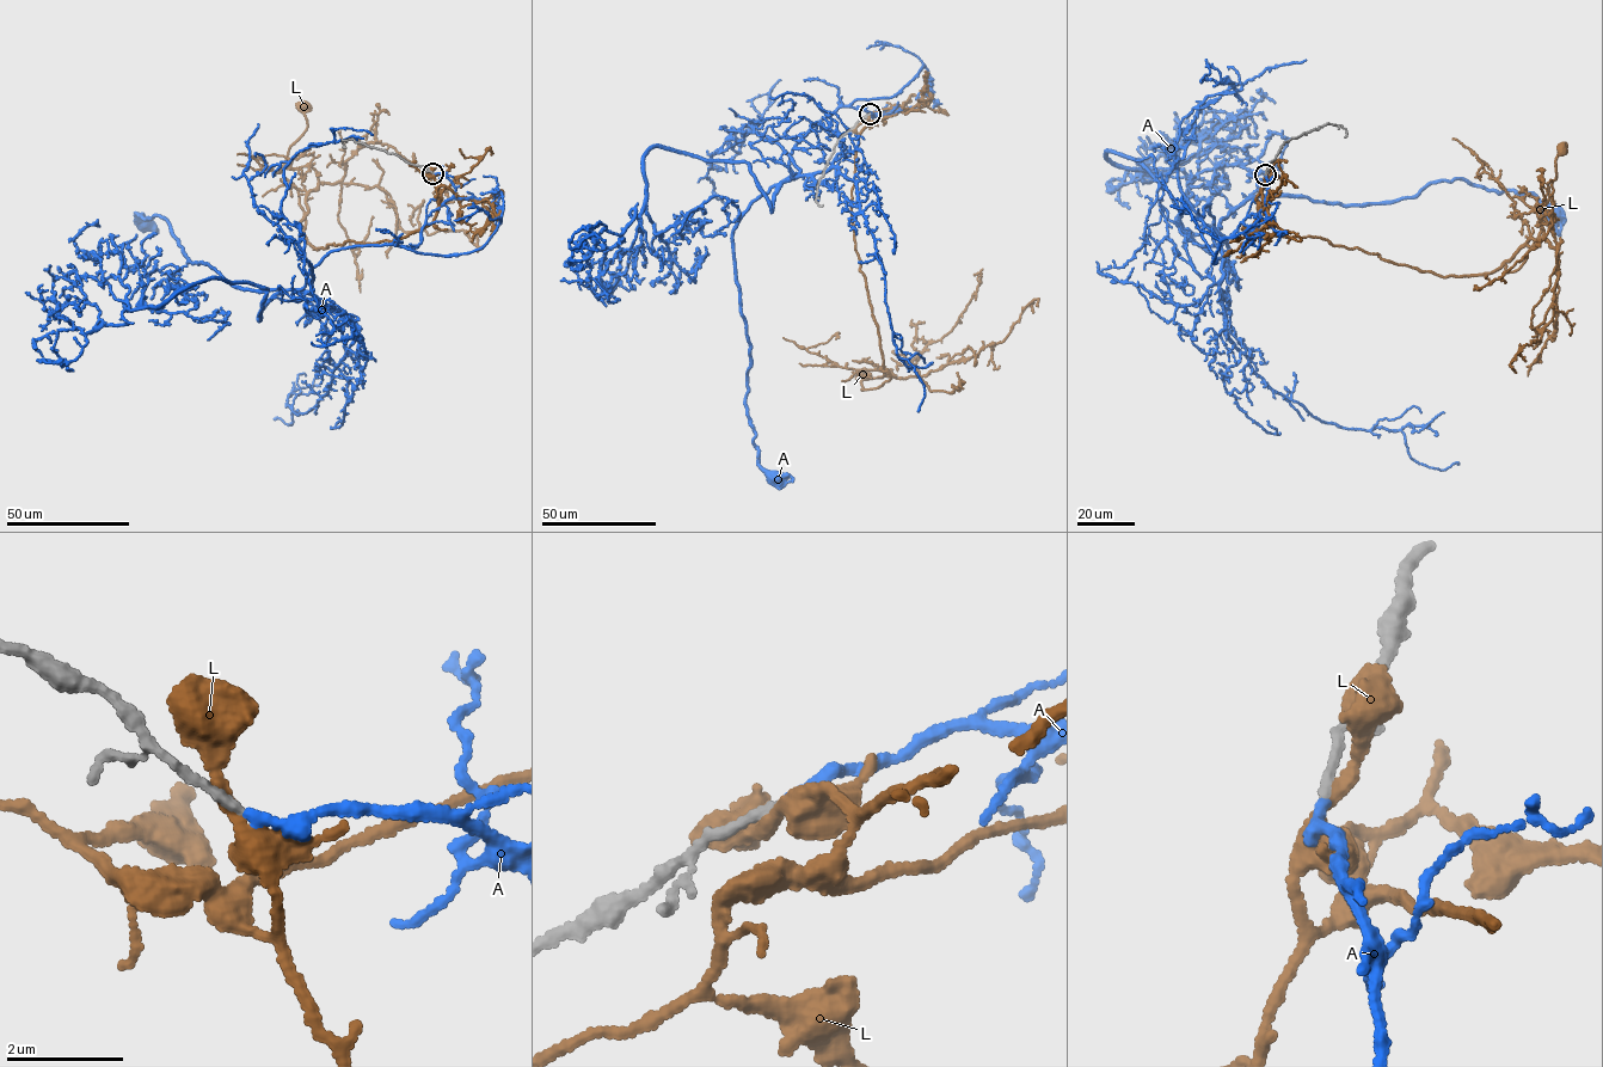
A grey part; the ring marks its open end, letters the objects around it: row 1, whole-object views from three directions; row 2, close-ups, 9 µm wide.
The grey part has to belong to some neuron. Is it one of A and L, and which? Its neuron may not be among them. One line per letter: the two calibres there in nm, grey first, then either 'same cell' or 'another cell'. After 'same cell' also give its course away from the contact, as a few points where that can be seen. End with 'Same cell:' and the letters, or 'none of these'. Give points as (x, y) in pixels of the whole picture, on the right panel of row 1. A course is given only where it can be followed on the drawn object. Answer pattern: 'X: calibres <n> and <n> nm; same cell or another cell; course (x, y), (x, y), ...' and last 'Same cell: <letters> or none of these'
A: calibres 150 and 180 nm; same cell; course (1265, 175), (1264, 210), (1228, 237), (1204, 206), (1218, 238), (1251, 197), (1356, 204), (1463, 178), (1551, 213)
L: calibres 180 and 260 nm; another cell
Same cell: A

